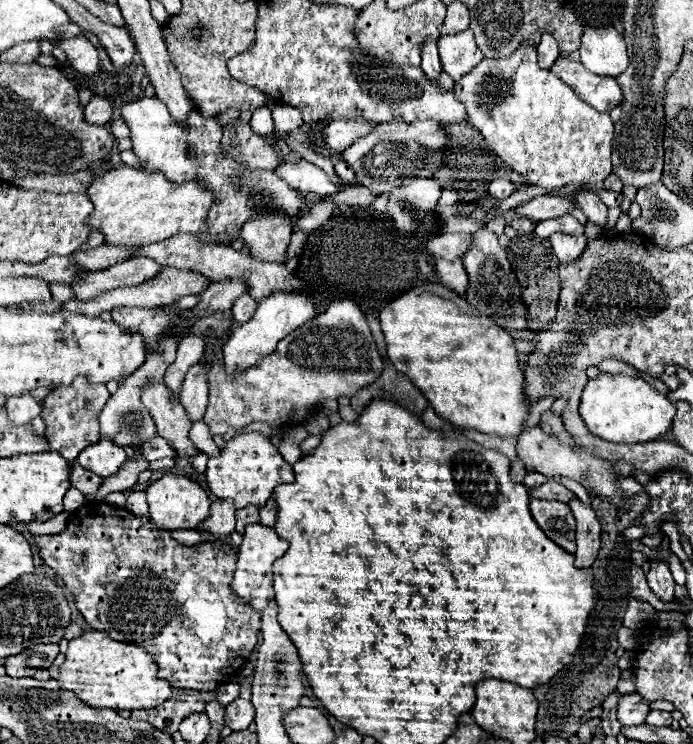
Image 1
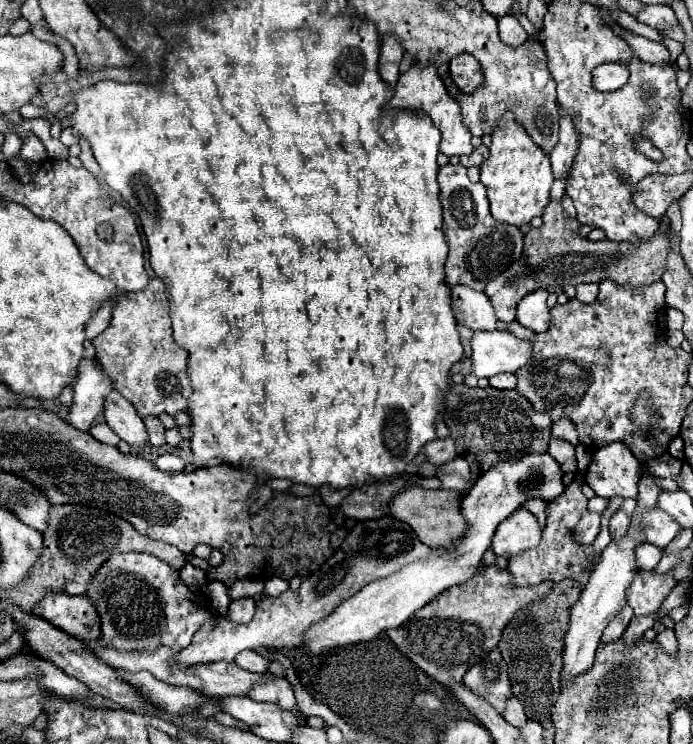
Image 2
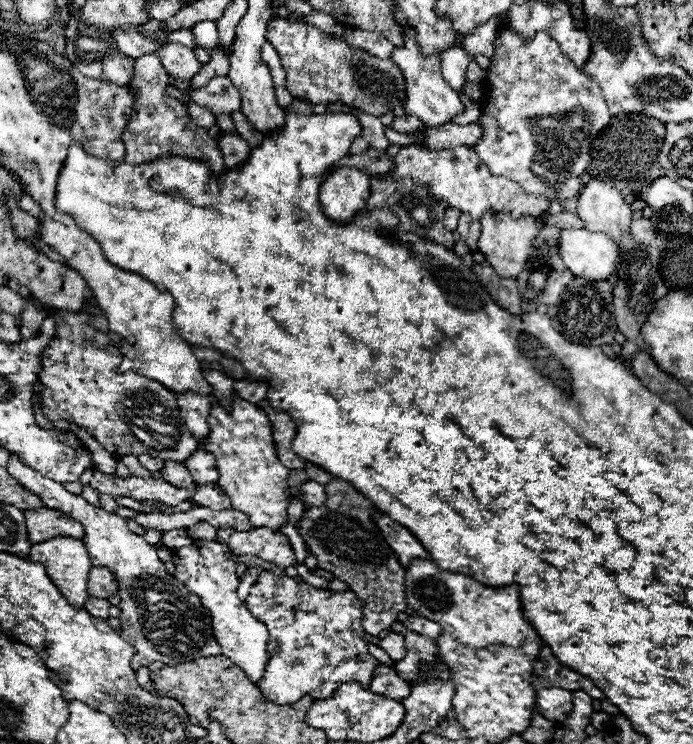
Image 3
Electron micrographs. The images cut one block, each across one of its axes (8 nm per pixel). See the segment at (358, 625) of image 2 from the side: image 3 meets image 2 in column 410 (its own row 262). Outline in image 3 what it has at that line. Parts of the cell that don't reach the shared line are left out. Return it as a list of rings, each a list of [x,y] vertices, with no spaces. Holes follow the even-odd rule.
[[[570,228],[560,232],[560,258],[574,276],[608,280],[616,270],[618,246],[602,232]]]

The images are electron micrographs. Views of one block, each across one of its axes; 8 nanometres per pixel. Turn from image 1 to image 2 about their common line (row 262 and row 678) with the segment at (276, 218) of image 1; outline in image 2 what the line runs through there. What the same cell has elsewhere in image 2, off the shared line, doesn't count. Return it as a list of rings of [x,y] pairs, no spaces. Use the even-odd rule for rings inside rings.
[[[286,678],[270,680],[268,684],[262,682],[262,684],[254,686],[248,696],[252,700],[256,700],[256,702],[272,702],[282,710],[296,712],[296,698],[294,698],[294,692],[292,692],[292,688],[290,688]]]

